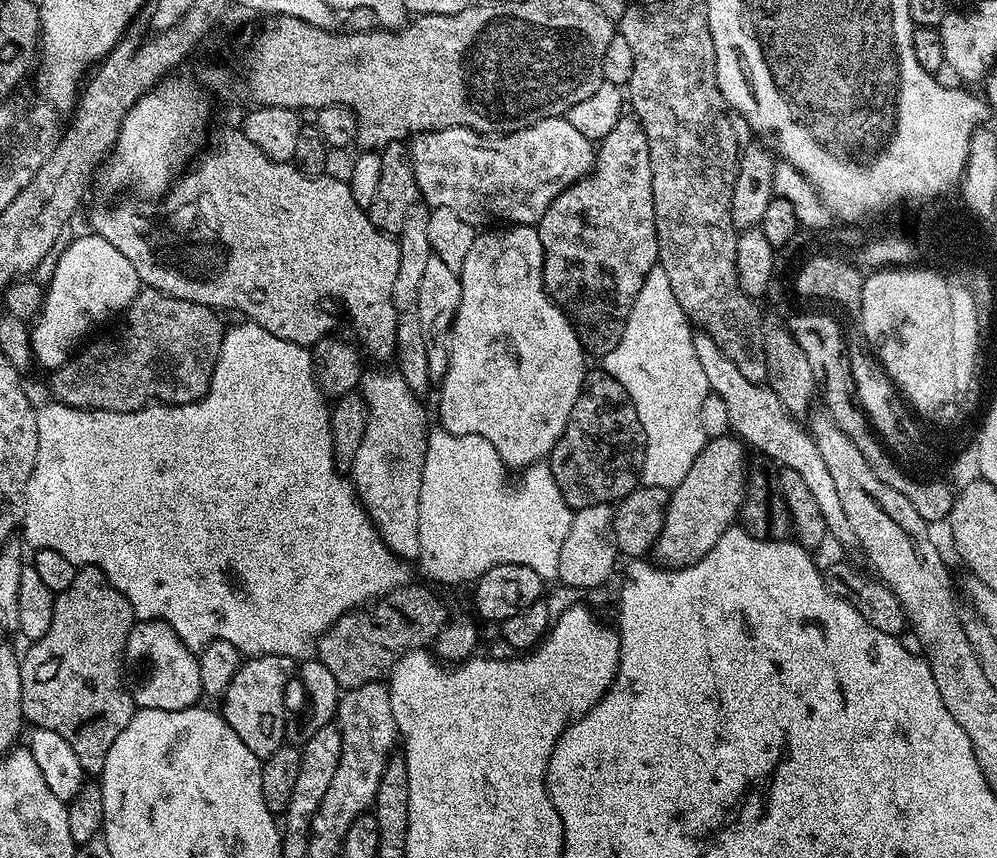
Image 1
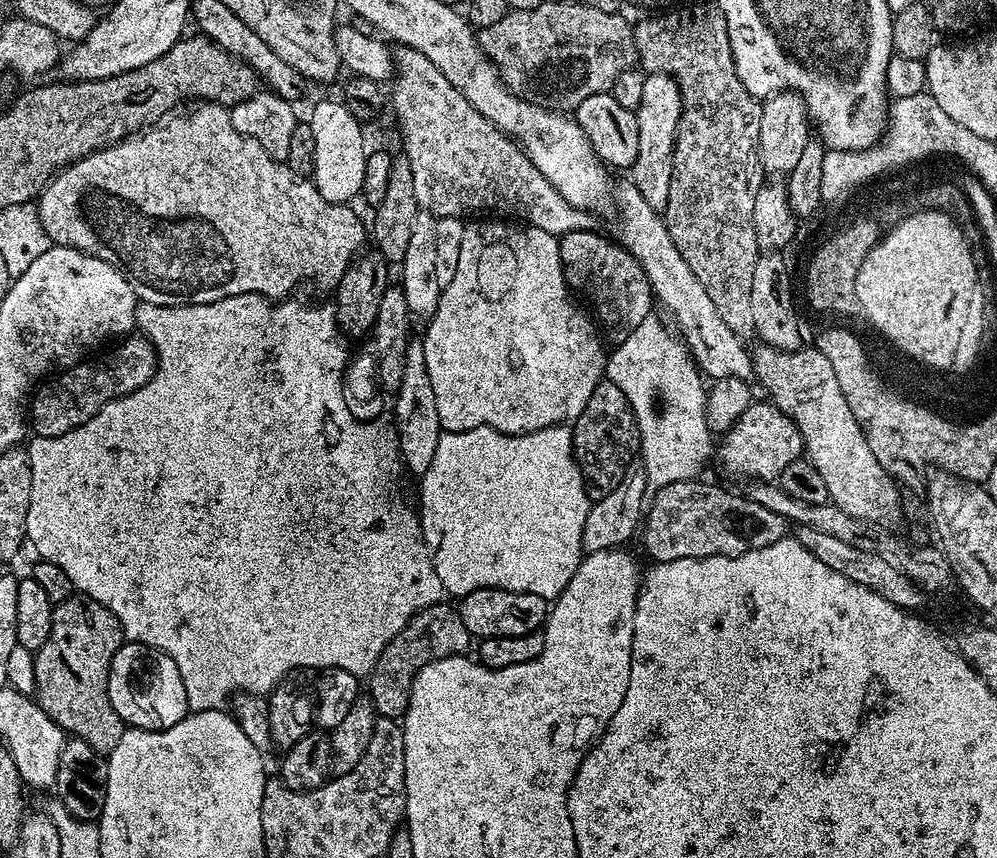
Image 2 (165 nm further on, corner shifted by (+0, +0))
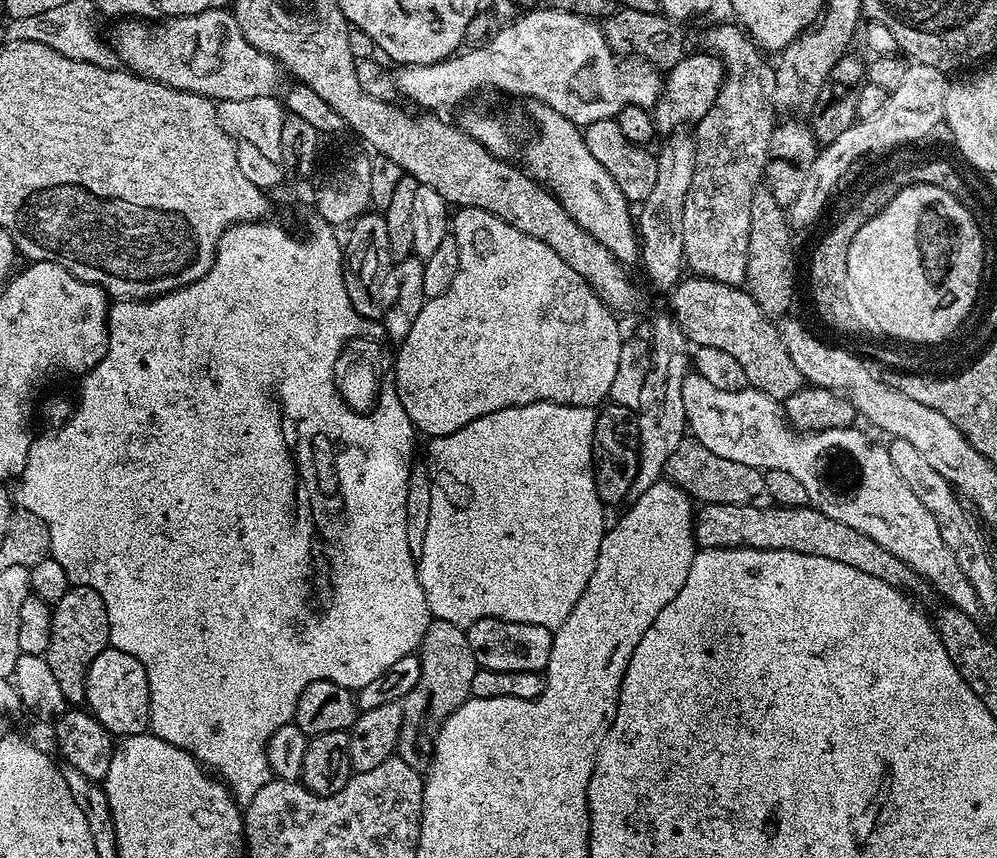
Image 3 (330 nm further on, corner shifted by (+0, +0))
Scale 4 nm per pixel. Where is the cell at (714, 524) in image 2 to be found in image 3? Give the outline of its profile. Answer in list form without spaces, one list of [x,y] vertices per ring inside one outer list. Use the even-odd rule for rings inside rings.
[[[706,504],[695,513],[696,543],[706,548],[761,548],[762,550],[790,550],[798,554],[810,554],[814,558],[830,558],[845,566],[854,566],[862,574],[882,578],[890,586],[900,589],[909,597],[929,595],[929,585],[902,558],[890,554],[886,546],[878,546],[874,538],[866,538],[858,530],[846,526],[846,522],[834,522],[830,514],[814,507],[781,508],[779,506],[730,506]]]

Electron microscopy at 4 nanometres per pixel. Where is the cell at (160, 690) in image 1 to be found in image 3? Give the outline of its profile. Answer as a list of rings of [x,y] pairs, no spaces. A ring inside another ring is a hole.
[[[104,648],[102,654],[90,662],[90,670],[86,674],[84,704],[92,717],[102,722],[102,726],[113,737],[145,735],[150,728],[150,682],[146,678],[142,662],[117,648]]]

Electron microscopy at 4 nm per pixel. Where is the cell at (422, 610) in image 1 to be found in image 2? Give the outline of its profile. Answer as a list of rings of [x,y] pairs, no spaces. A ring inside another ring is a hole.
[[[448,602],[434,604],[414,614],[407,626],[382,650],[372,671],[366,677],[366,692],[377,713],[393,718],[403,717],[408,708],[408,691],[416,672],[438,658],[467,653],[468,643],[473,643],[473,640],[459,611],[453,605],[451,608]]]

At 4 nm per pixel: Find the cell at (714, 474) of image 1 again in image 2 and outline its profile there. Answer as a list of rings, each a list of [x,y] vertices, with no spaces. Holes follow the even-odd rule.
[[[754,402],[750,405],[733,422],[732,427],[719,437],[720,468],[728,476],[737,476],[747,482],[776,482],[790,462],[801,459],[804,443],[798,426],[794,426],[790,417],[775,404],[763,403]]]

